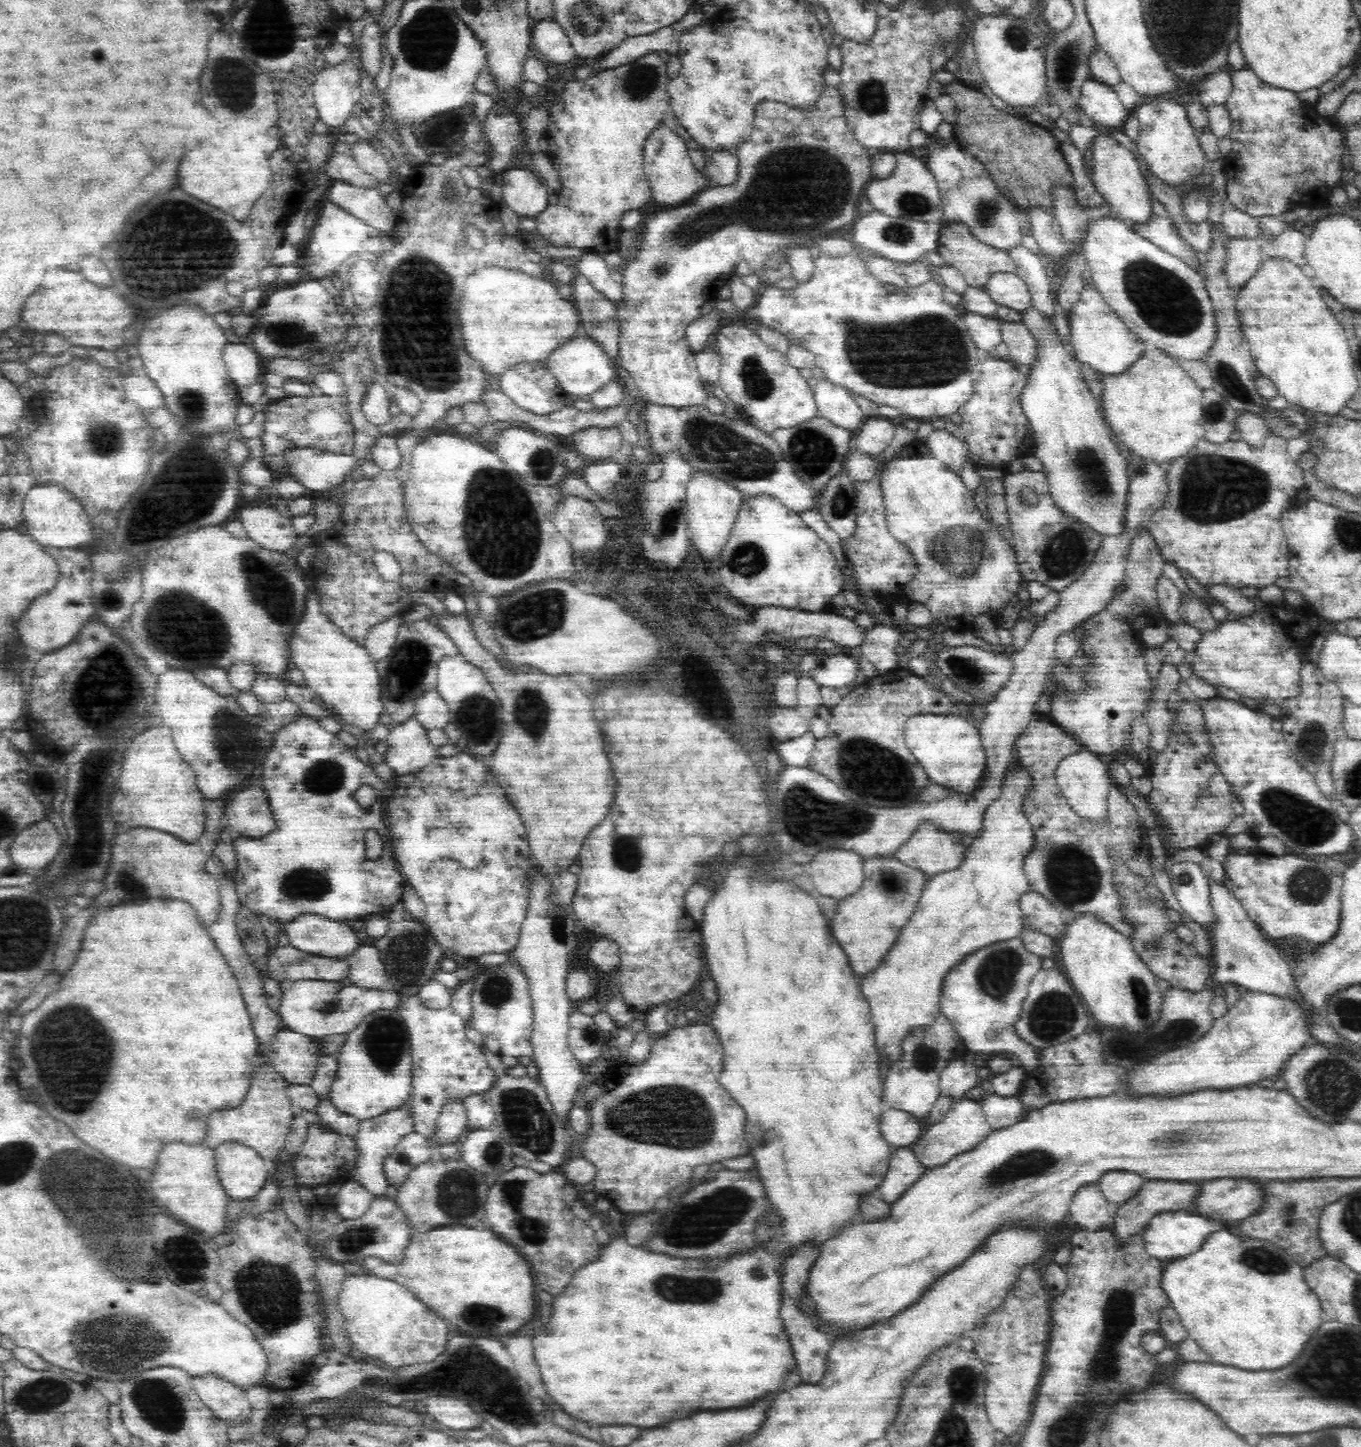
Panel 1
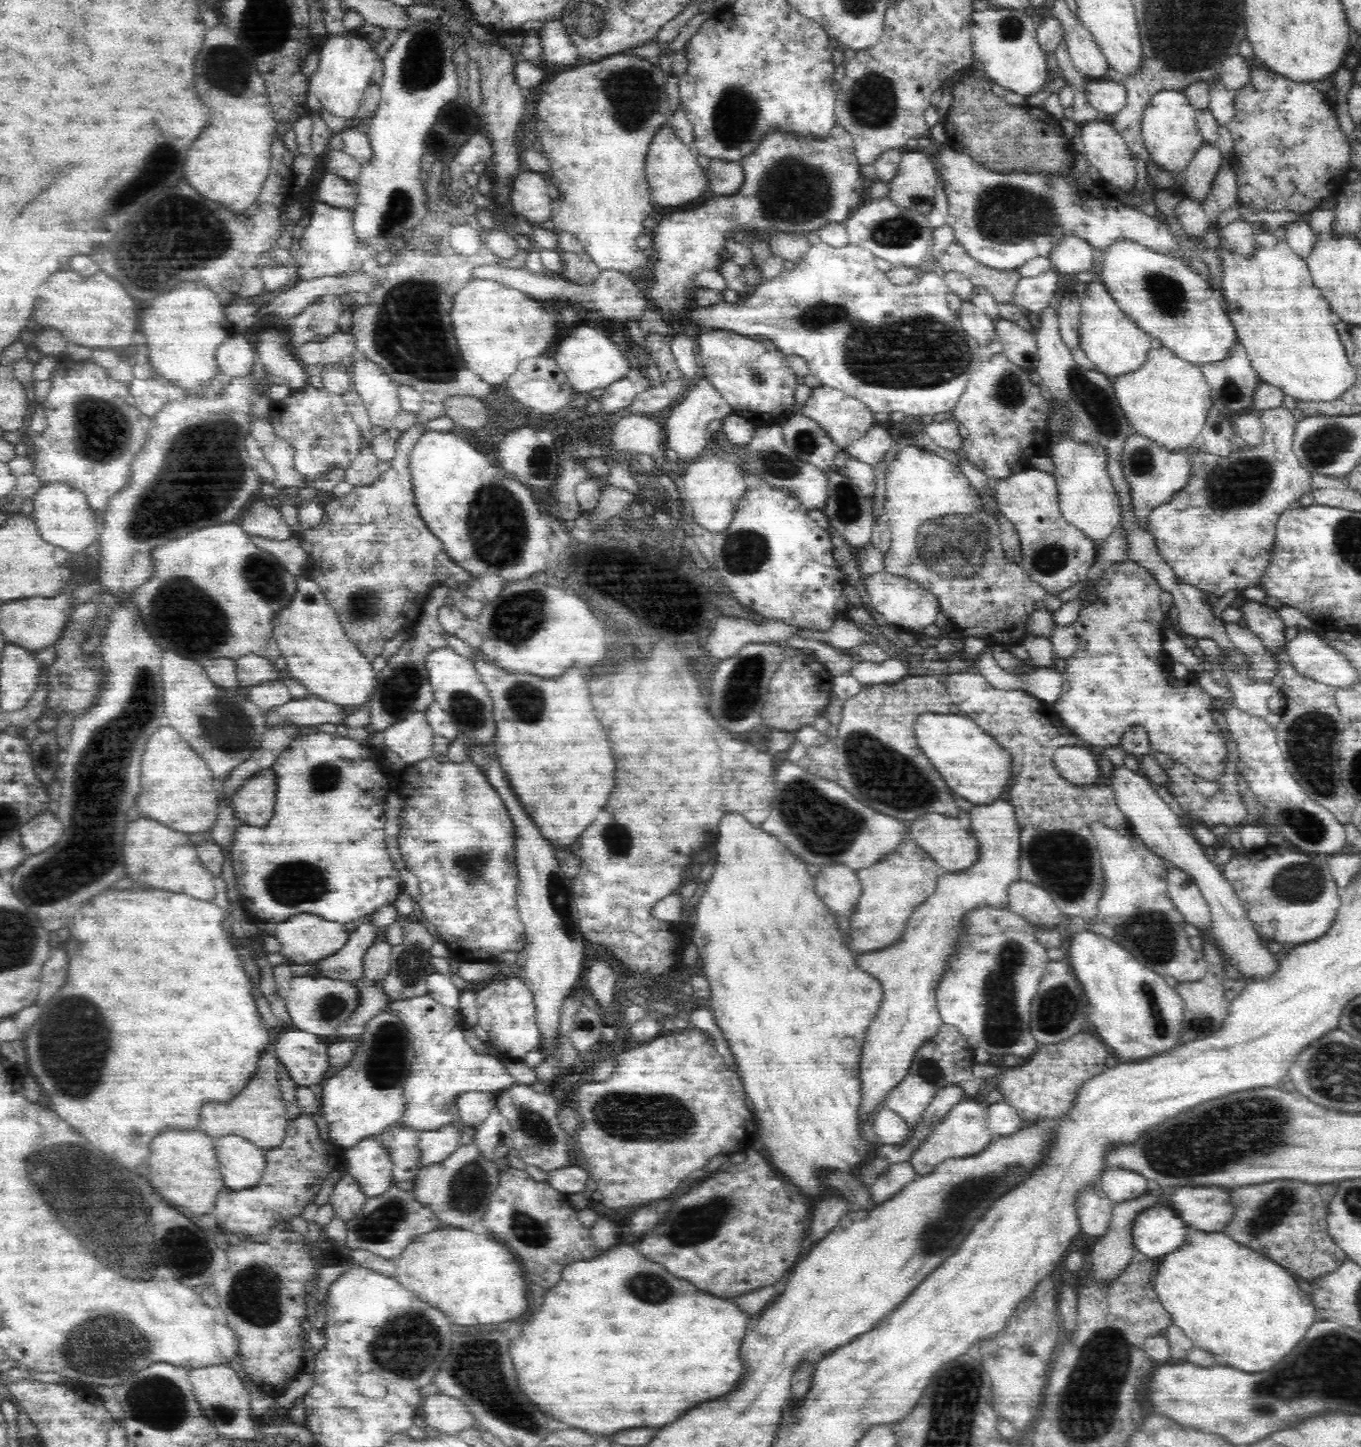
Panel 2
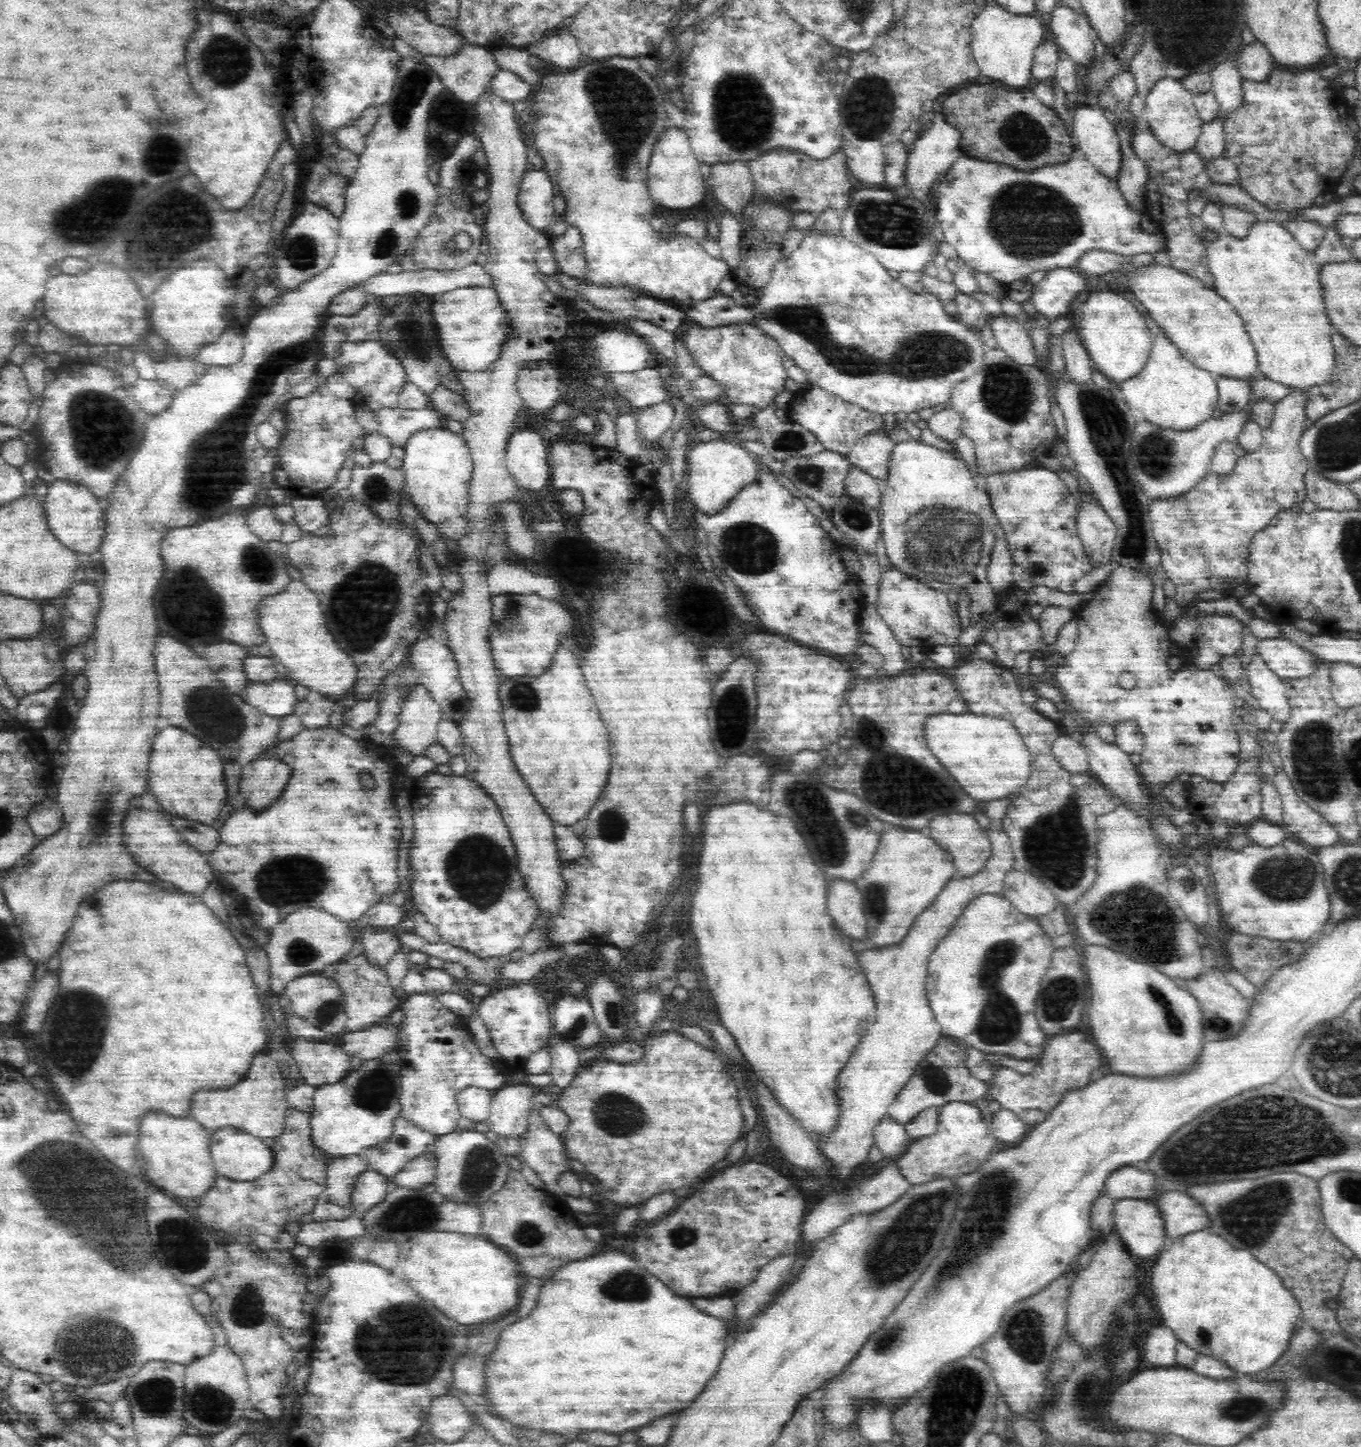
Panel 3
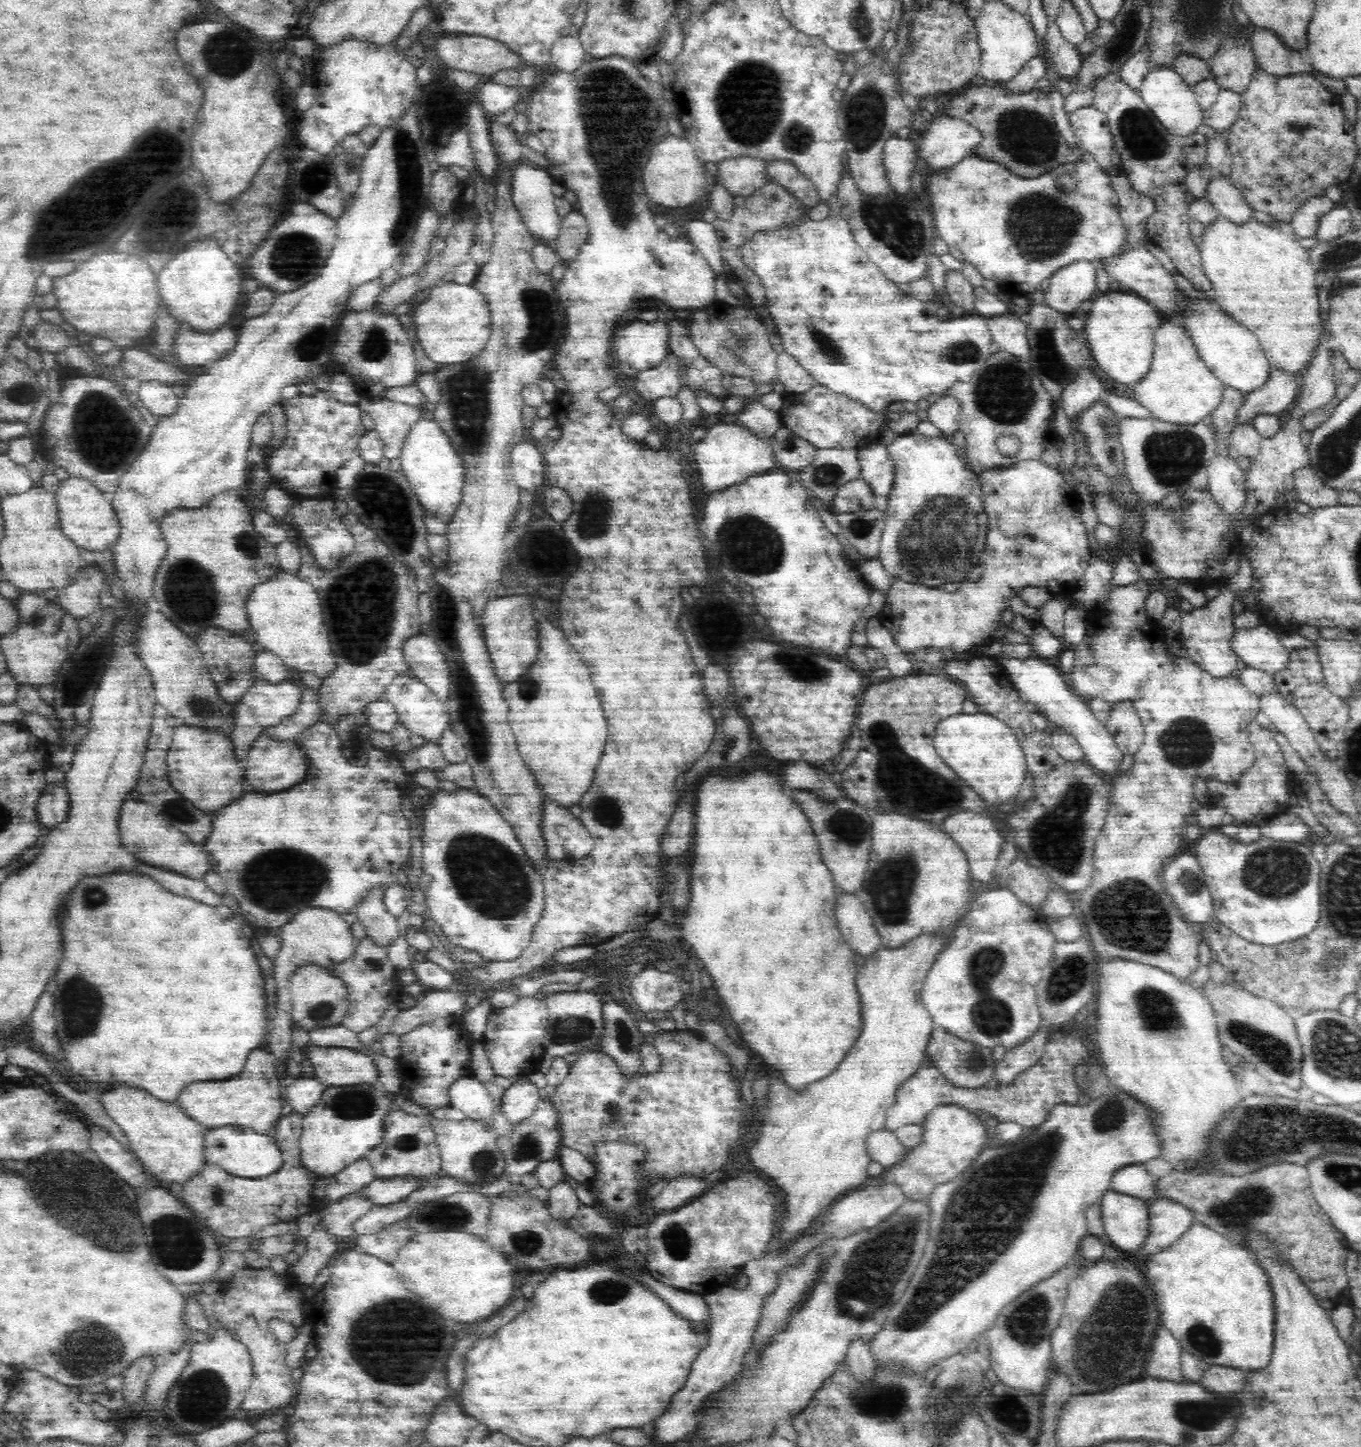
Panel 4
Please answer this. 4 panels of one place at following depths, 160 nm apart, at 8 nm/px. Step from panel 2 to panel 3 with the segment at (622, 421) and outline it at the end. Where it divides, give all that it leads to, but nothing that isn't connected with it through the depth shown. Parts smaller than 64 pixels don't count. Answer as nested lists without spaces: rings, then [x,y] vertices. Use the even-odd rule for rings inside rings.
[[[669,400],[642,407],[642,412],[636,417],[642,438],[650,444],[655,444],[664,432],[668,432],[672,428],[676,410]]]

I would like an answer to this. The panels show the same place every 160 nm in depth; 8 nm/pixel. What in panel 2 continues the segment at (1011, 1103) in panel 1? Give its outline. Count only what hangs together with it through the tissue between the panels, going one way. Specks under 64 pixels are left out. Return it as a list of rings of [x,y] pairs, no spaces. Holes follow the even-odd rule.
[[[995,1102],[988,1107],[987,1111],[988,1126],[994,1138],[1012,1137],[1027,1125],[1018,1111],[1005,1102]]]

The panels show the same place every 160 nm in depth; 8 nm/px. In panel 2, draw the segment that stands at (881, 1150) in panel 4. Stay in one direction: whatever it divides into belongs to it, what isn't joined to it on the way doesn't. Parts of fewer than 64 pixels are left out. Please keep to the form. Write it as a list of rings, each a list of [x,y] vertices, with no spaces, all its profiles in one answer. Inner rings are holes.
[[[884,1106],[873,1120],[873,1129],[878,1137],[879,1144],[906,1143],[912,1135],[913,1126],[902,1120],[894,1111]]]

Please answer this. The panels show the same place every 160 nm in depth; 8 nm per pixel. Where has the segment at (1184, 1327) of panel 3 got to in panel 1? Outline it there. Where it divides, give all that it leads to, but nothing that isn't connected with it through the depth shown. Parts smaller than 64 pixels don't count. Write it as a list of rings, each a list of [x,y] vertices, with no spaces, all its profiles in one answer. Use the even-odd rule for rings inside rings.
[[[1214,1230],[1202,1238],[1200,1246],[1194,1252],[1168,1259],[1167,1265],[1161,1268],[1161,1278],[1159,1279],[1160,1289],[1166,1295],[1169,1306],[1176,1311],[1180,1324],[1187,1330],[1188,1338],[1194,1339],[1212,1357],[1214,1362],[1218,1362],[1218,1364],[1234,1364],[1238,1368],[1244,1368],[1244,1370],[1251,1370],[1252,1372],[1254,1370],[1274,1370],[1274,1368],[1280,1368],[1284,1364],[1288,1364],[1290,1360],[1294,1360],[1300,1350],[1304,1348],[1311,1334],[1324,1319],[1318,1297],[1306,1285],[1302,1269],[1298,1268],[1298,1265],[1294,1264],[1294,1262],[1288,1262],[1288,1258],[1283,1255],[1281,1250],[1276,1254],[1270,1254],[1270,1252],[1264,1252],[1262,1248],[1264,1250],[1272,1250],[1262,1242],[1246,1238],[1240,1240],[1240,1238],[1232,1236],[1226,1230]]]

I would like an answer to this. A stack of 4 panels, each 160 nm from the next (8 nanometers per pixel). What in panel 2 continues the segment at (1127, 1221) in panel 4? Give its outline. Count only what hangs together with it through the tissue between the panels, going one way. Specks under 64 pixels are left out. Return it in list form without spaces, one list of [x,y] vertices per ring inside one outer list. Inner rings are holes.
[[[1158,1202],[1136,1212],[1128,1229],[1136,1252],[1151,1259],[1172,1252],[1187,1233],[1173,1212]]]

